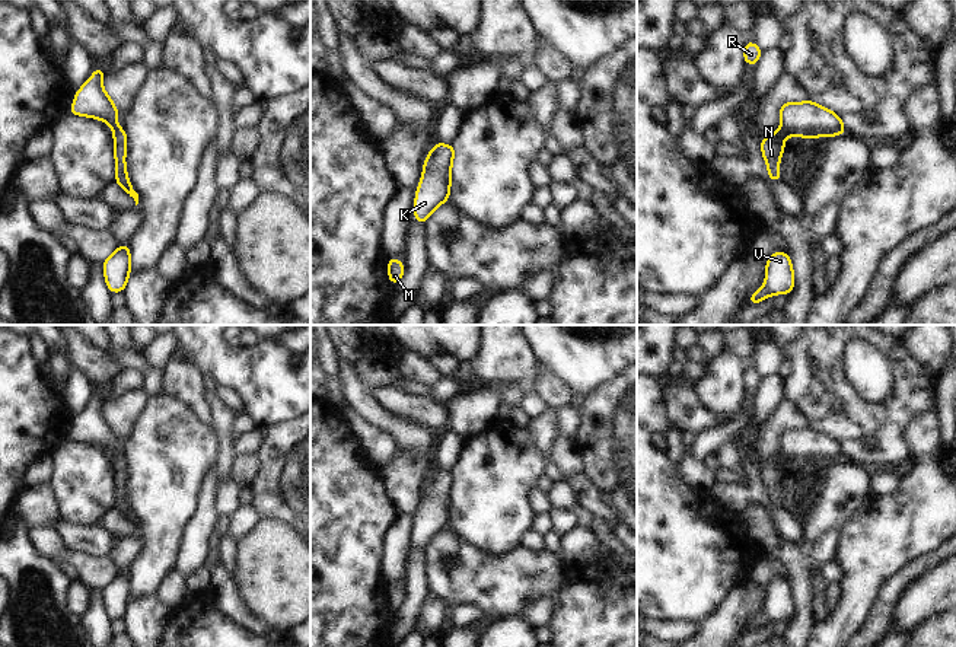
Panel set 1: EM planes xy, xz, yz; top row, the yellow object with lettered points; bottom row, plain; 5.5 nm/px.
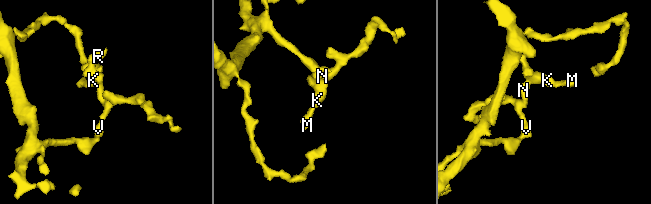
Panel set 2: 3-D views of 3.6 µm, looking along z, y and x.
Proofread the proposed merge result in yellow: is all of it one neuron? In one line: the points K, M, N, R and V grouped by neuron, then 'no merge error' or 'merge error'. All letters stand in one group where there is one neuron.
groups K M N R V; no merge error

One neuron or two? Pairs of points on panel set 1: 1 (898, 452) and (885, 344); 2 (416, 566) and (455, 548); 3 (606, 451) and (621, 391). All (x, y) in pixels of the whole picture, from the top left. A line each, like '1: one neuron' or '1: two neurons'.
1: one neuron
2: two neurons
3: one neuron

